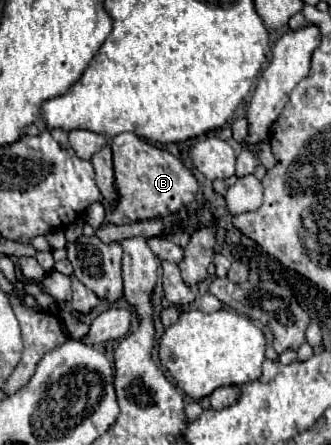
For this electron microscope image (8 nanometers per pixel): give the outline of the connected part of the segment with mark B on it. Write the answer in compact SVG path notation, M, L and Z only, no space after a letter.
M123 132L111 138L113 150L113 172L115 172L115 192L117 202L113 208L105 210L105 222L129 224L139 220L165 218L181 208L189 206L197 194L195 176L167 150L161 150L133 132Z

